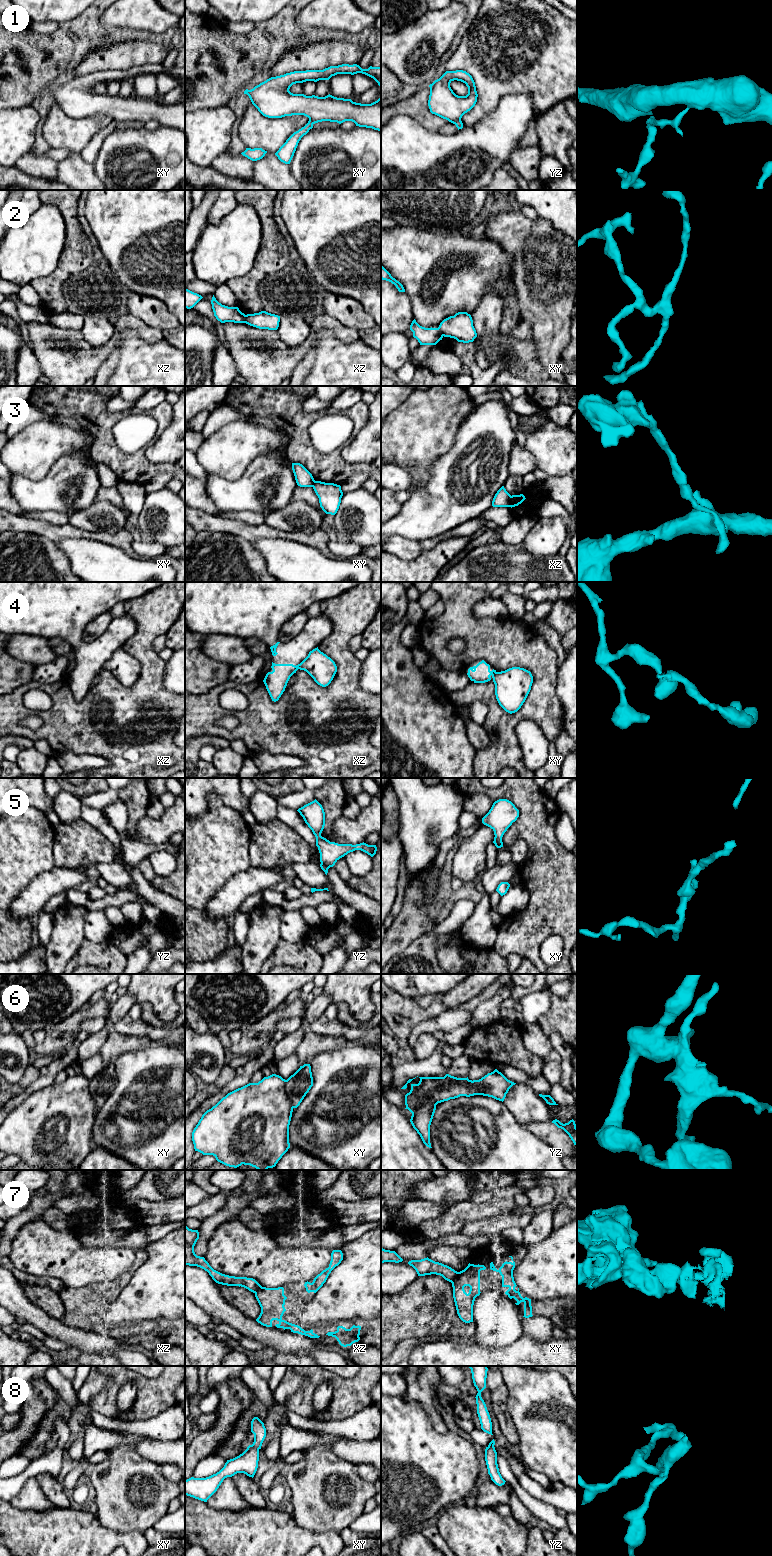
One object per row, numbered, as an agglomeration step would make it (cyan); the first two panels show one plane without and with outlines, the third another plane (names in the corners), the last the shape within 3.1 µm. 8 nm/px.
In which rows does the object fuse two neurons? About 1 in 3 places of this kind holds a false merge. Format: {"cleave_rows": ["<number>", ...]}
{"cleave_rows": ["2", "3", "4", "6", "7"]}

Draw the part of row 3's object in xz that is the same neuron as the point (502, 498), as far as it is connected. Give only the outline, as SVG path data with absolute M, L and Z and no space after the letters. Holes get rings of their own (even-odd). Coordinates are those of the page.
M502 486L495 494L492 506L493 507L510 507L511 495L506 491L504 486Z

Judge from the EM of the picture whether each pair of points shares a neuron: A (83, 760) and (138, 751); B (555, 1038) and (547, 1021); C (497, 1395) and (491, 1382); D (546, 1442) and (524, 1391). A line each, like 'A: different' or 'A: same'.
A: different
B: different
C: different
D: same

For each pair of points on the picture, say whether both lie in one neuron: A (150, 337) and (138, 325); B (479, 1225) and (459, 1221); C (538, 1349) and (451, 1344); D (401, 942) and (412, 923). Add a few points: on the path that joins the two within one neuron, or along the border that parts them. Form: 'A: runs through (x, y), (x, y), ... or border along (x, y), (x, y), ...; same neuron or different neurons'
A: runs through (147, 334), (141, 328); same neuron
B: border along (484, 1217), (467, 1222), (458, 1232); different neurons
C: runs through (516, 1355), (473, 1355); same neuron
D: runs through (401, 937), (401, 934), (407, 928); same neuron

